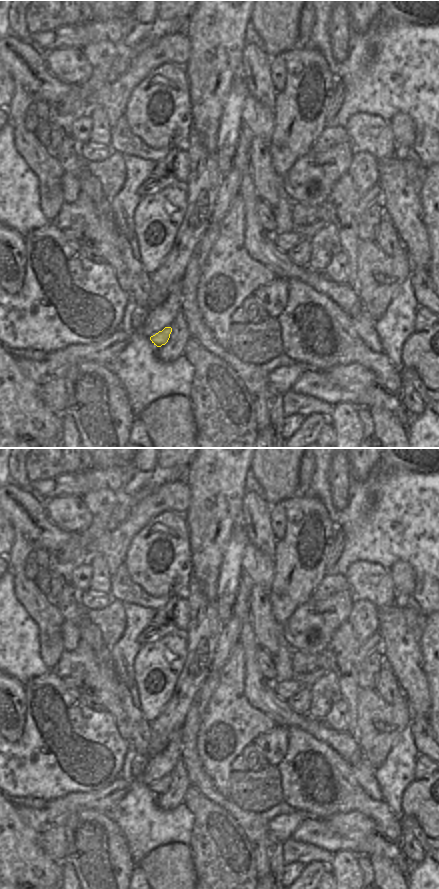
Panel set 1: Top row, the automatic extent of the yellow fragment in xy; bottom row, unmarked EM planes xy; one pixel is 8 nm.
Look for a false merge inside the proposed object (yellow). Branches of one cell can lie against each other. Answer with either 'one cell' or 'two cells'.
two cells

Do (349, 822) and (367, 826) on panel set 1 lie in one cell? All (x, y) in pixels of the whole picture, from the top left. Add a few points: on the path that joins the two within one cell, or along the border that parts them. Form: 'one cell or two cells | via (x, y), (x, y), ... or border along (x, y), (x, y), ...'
one cell | via (353, 822), (363, 824)

